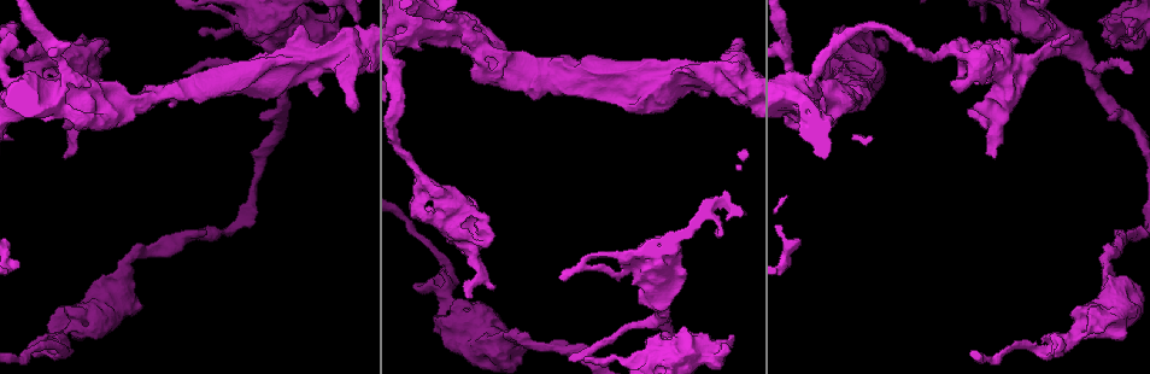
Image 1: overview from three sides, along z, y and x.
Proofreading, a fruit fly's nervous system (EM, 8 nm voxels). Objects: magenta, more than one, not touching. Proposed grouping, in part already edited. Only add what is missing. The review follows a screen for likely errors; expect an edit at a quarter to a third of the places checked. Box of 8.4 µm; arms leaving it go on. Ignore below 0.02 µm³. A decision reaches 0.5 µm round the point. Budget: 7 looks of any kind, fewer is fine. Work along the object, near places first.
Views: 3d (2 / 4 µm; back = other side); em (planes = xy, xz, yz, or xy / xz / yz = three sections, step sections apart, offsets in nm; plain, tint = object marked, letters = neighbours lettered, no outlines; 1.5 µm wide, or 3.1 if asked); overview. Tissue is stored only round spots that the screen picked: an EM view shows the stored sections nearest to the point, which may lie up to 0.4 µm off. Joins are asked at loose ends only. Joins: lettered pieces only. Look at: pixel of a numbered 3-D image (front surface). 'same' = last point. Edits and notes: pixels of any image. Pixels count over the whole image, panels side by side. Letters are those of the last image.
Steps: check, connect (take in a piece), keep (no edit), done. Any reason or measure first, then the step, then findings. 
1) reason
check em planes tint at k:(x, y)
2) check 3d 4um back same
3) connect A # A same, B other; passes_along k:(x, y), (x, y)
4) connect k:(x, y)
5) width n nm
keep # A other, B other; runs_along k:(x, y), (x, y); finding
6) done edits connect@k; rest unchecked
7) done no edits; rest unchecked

an open end
check 3d 2um at 1:(356, 109)

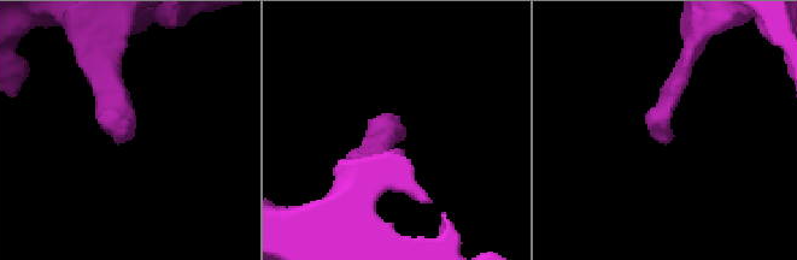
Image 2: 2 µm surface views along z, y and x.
now the EM
check em planes letters at 2:(396, 137)

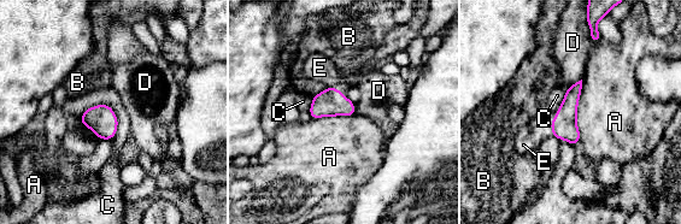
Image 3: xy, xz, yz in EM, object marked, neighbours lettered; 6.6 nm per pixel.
longest_contact A 420 nm
connect E # A other, B other, C other, D other, E same; it goes on there

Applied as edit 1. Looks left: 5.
branch stops here
check 3d 2um at 1:(843, 26)

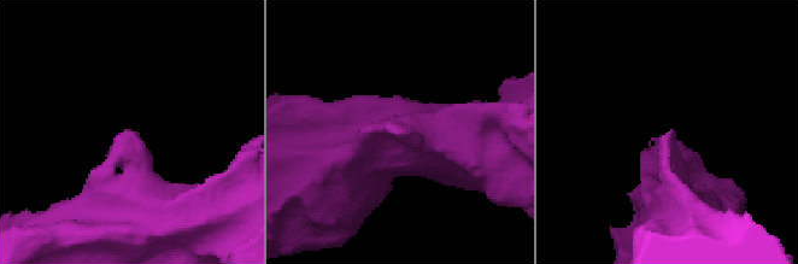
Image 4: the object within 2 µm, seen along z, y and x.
check em planes letters at 4:(130, 130)

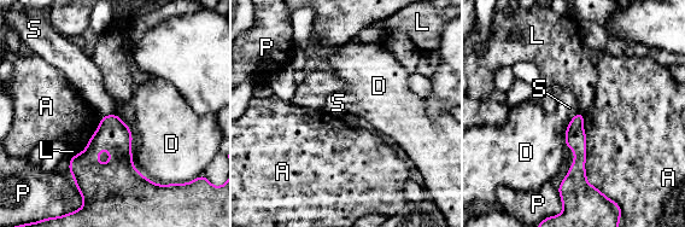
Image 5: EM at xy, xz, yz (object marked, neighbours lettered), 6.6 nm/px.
keep # A other, D other, L other, P other, S other; border 5:(85, 149), (71, 157); no lettered piece goes on from it

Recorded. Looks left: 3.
stops while still wide
check em planes letters at 1:(728, 337)

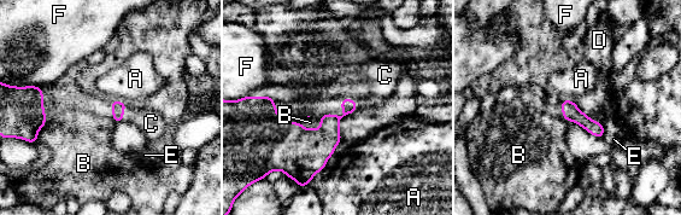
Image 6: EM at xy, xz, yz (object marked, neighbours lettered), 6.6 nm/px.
connect C # A other, B other, C same, D other, E other, F other; the neuron continues

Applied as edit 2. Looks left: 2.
done edits connect@3, connect@6; rest unchecked

